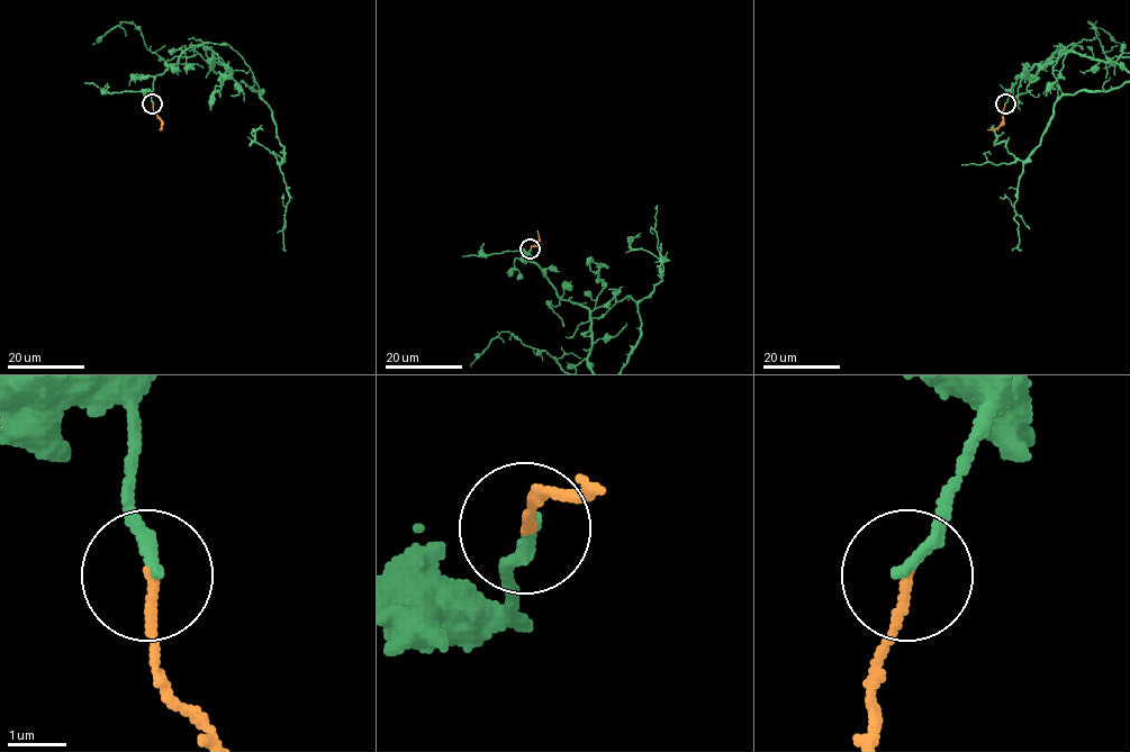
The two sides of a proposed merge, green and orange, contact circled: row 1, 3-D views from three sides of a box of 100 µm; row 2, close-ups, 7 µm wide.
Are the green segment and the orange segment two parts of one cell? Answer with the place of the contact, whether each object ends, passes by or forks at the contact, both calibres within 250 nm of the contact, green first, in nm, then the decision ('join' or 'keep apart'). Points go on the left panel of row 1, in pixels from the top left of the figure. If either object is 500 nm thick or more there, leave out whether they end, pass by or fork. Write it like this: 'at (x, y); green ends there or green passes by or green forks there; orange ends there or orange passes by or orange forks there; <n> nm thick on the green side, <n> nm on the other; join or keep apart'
at (152, 103); green ends there; orange ends there; 220 nm thick on the green side, 150 nm on the other; keep apart

